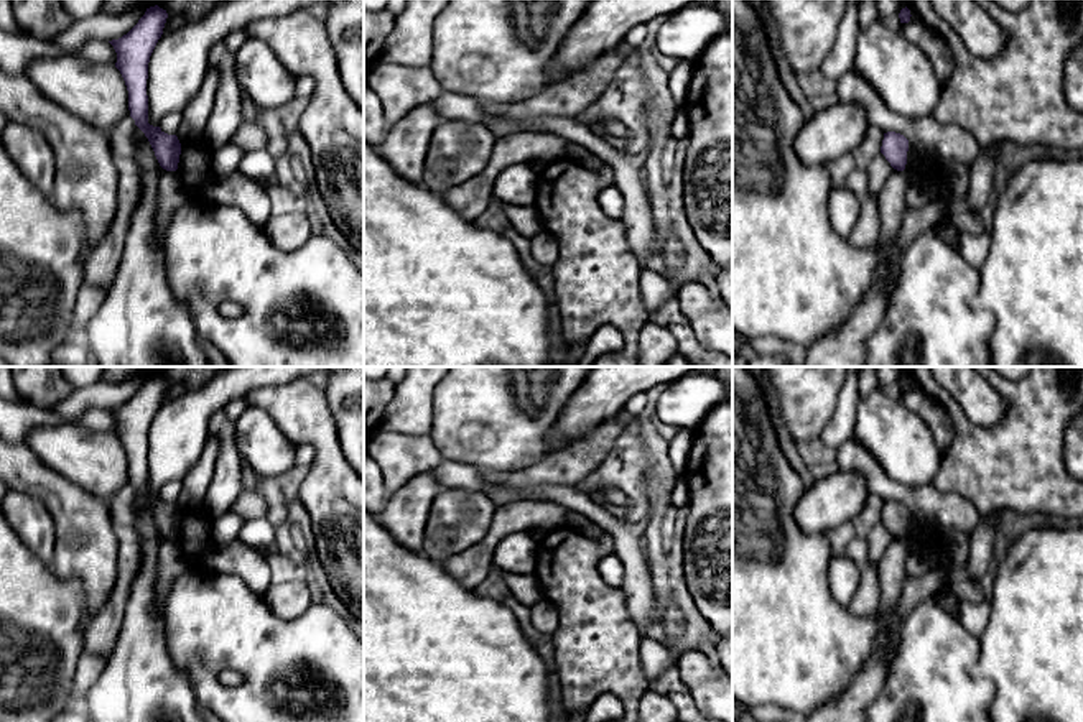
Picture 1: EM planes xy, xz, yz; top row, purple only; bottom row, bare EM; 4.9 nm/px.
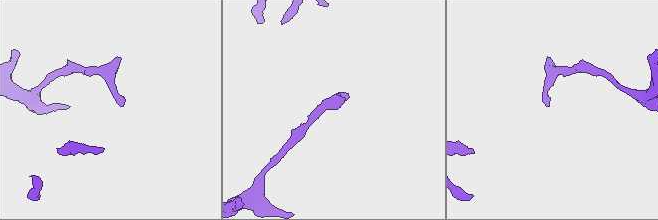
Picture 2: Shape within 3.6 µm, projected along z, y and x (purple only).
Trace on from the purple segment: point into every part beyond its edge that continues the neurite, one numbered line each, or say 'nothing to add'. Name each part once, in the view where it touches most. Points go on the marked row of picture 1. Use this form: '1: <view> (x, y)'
nothing to add

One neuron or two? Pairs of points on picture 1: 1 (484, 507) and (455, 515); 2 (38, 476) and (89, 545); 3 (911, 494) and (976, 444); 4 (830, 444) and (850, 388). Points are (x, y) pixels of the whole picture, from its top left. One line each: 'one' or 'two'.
1: one
2: one
3: two
4: one

